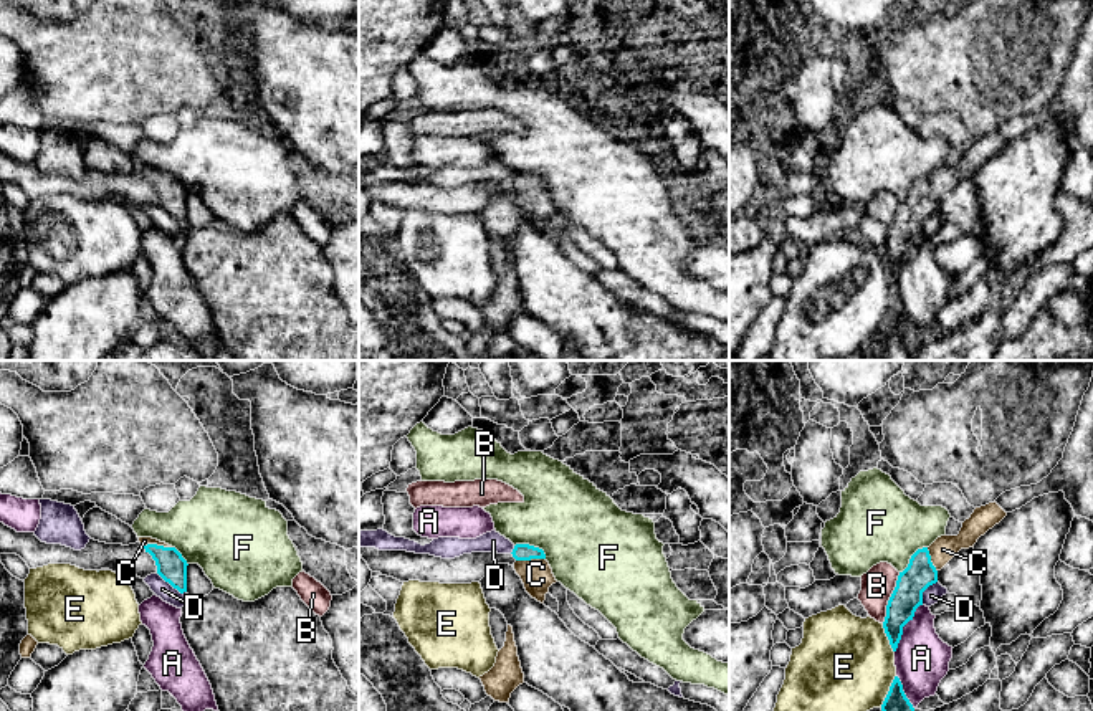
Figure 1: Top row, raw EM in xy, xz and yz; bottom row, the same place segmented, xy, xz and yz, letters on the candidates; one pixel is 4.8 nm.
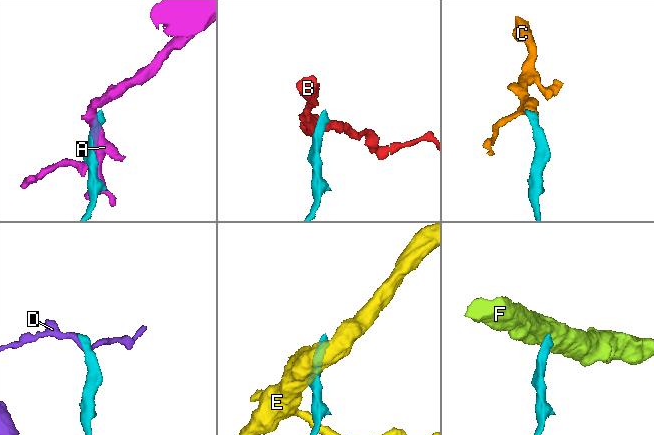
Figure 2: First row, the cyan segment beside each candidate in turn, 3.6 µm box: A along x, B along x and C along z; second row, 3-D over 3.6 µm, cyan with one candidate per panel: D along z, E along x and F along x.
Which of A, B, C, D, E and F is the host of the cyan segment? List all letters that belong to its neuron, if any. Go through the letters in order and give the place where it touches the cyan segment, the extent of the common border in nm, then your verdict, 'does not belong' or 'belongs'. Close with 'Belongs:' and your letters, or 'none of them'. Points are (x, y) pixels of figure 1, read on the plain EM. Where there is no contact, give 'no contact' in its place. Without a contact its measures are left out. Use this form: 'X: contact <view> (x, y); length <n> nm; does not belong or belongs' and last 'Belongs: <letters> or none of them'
A: contact yz (902, 258); length 280 nm; does not belong
B: contact yz (890, 227); length 260 nm; does not belong
C: contact xz (529, 189); length 140 nm; belongs
D: contact xy (172, 215); length 170 nm; does not belong
E: contact yz (888, 321); length 180 nm; does not belong
F: contact xz (533, 176); length 170 nm; does not belong
Belongs: C

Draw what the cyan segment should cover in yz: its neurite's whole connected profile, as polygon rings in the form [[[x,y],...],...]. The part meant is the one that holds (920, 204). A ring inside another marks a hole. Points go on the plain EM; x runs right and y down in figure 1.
[[[994,131],[976,137],[962,152],[957,165],[941,165],[929,177],[918,179],[908,197],[900,202],[896,217],[886,235],[885,263],[893,281],[903,265],[903,256],[913,250],[923,235],[923,222],[938,212],[938,202],[961,180],[974,177],[977,169],[999,154],[1007,142]]]

